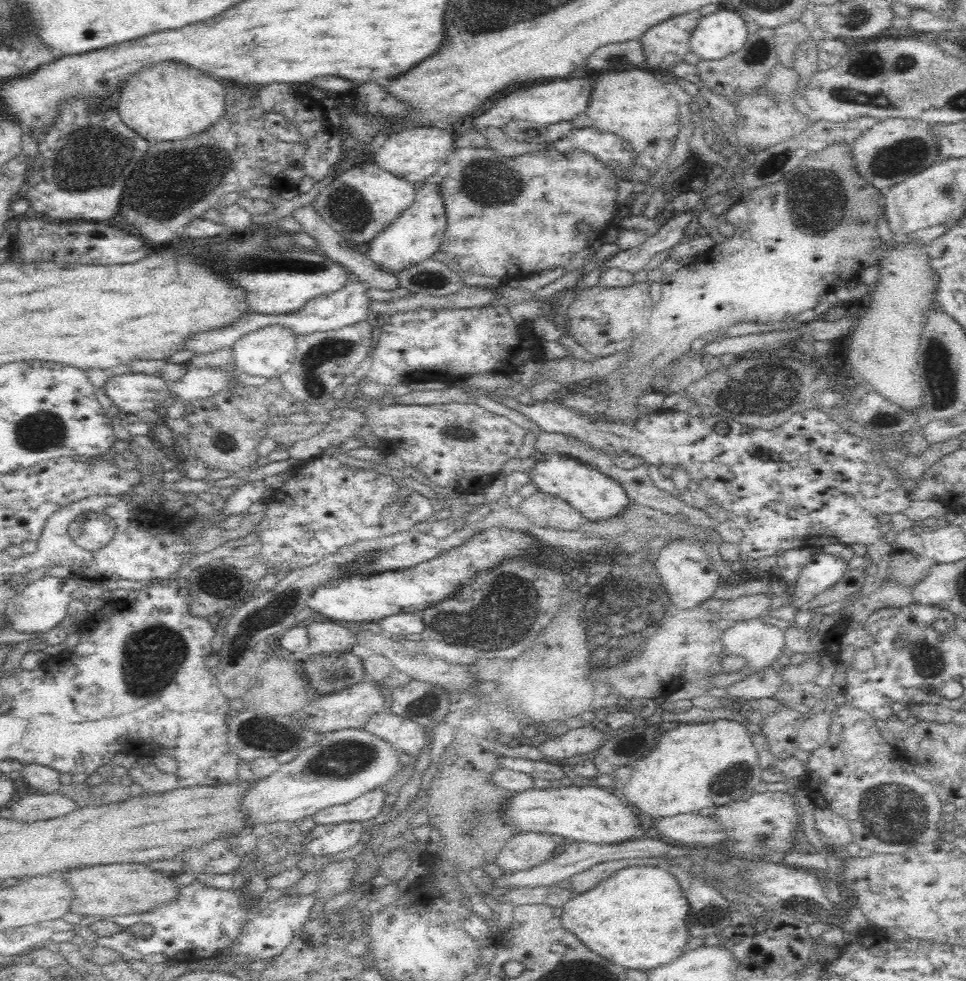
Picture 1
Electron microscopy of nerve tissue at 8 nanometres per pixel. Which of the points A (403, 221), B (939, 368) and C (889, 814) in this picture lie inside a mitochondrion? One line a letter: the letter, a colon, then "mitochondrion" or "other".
A: other
B: mitochondrion
C: mitochondrion

